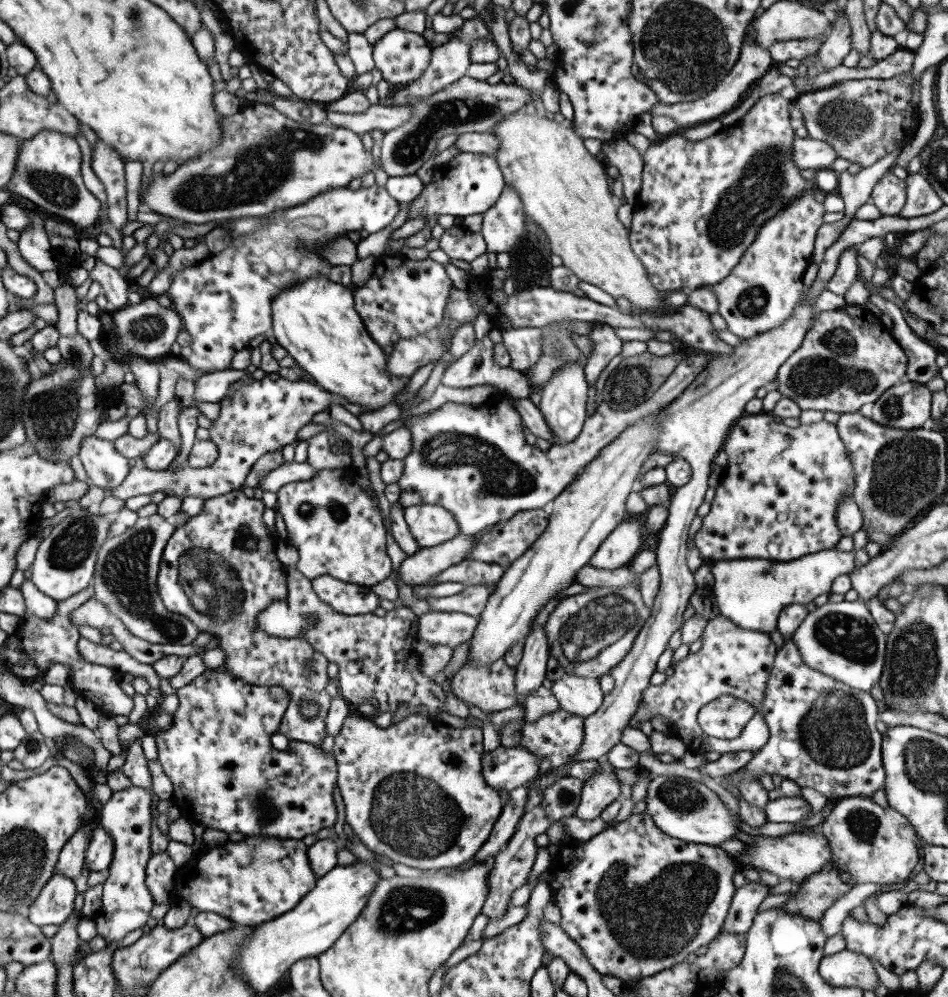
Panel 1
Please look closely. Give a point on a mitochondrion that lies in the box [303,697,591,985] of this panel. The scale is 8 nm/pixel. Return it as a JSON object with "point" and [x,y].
{"point":[414,814]}

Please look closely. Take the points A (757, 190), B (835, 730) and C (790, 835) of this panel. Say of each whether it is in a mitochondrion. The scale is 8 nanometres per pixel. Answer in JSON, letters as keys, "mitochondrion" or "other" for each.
{"A":"mitochondrion","B":"mitochondrion","C":"other"}

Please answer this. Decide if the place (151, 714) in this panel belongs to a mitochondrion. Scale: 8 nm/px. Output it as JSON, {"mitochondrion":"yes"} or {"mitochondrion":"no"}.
{"mitochondrion":"no"}

